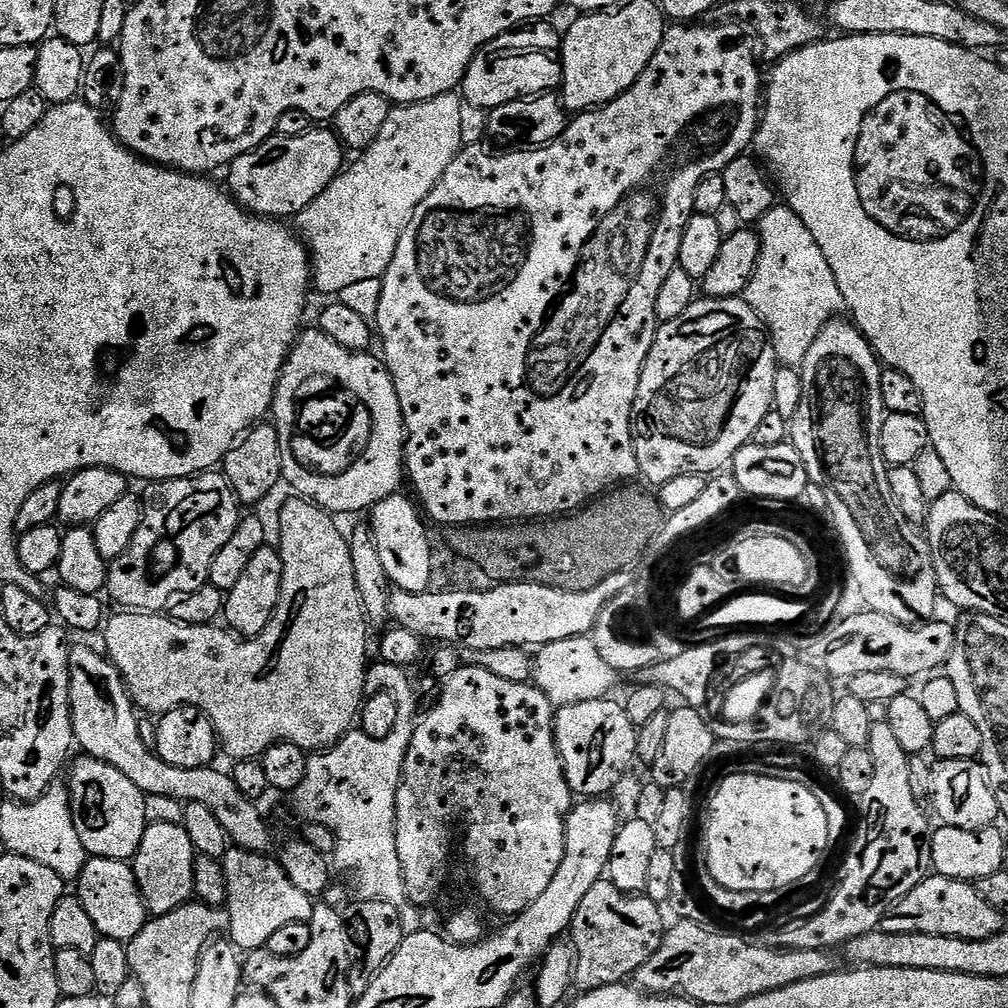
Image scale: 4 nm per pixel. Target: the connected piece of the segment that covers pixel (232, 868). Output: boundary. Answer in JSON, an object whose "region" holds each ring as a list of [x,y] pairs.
{"region":[[[232,846],[222,859],[228,891],[226,932],[231,943],[244,954],[256,954],[252,952],[259,948],[267,949],[270,938],[281,926],[290,922],[307,924],[312,919],[313,897],[302,894],[302,890],[286,878],[286,870],[282,870],[279,859],[272,857],[271,860],[270,857],[262,852]]]}

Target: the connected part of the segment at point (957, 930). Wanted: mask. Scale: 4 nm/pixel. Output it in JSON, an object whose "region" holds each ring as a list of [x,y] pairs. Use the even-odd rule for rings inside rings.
{"region":[[[929,874],[906,898],[896,903],[895,908],[885,916],[879,931],[890,934],[942,934],[967,940],[985,940],[1005,927],[1005,917],[1001,916],[982,894],[978,894],[975,883],[955,880],[945,876]]]}

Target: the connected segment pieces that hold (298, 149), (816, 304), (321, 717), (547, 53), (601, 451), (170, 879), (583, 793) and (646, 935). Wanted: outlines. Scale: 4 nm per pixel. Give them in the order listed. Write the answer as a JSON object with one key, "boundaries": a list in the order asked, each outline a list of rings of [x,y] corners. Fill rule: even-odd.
{"boundaries":[[[[313,126],[297,136],[273,135],[254,150],[233,160],[226,187],[240,207],[253,216],[295,218],[345,167],[346,149],[328,126]]],[[[780,202],[758,221],[760,257],[743,299],[758,314],[768,331],[781,365],[796,366],[814,346],[814,338],[826,322],[837,319],[845,311],[842,290],[830,270],[830,262],[822,255],[814,234],[806,230],[806,222]]],[[[291,498],[284,504],[280,512],[280,544],[278,551],[284,563],[282,574],[282,590],[280,601],[276,607],[276,613],[272,620],[262,630],[262,634],[251,638],[241,638],[231,630],[225,630],[220,626],[210,624],[180,624],[168,614],[153,614],[150,612],[137,612],[135,610],[117,611],[117,616],[109,615],[102,628],[104,636],[104,648],[113,666],[120,671],[124,683],[128,685],[128,691],[133,694],[141,692],[148,704],[164,704],[168,706],[191,706],[200,708],[211,718],[219,743],[232,755],[233,761],[254,760],[263,757],[264,751],[275,744],[293,744],[305,750],[323,750],[336,744],[357,723],[360,709],[366,699],[364,692],[364,679],[368,676],[368,628],[370,621],[364,611],[360,595],[358,594],[358,582],[354,582],[354,562],[350,562],[350,550],[348,549],[349,537],[344,536],[336,529],[336,524],[331,515],[313,504],[311,500],[303,498]]],[[[536,22],[502,34],[481,48],[464,75],[462,96],[471,107],[473,104],[476,108],[491,110],[506,106],[506,102],[555,93],[563,82],[561,33],[556,33],[548,22]]],[[[684,22],[673,23],[665,31],[662,46],[658,46],[654,58],[650,58],[650,66],[646,66],[646,70],[642,70],[638,82],[634,82],[634,86],[630,86],[630,90],[626,90],[621,96],[611,100],[609,104],[579,113],[569,123],[568,129],[554,142],[541,144],[531,150],[500,151],[504,153],[487,152],[482,145],[472,143],[461,148],[460,153],[454,158],[454,162],[450,162],[446,174],[442,174],[438,186],[434,186],[434,190],[430,190],[430,194],[422,202],[422,206],[418,206],[418,210],[414,210],[414,218],[410,218],[410,226],[406,226],[406,230],[398,242],[398,250],[394,250],[394,258],[388,269],[384,271],[382,283],[379,285],[379,287],[381,286],[380,301],[376,304],[374,328],[378,333],[378,344],[384,347],[382,359],[388,367],[388,372],[392,375],[394,390],[398,390],[398,402],[402,406],[404,415],[404,431],[406,433],[404,463],[407,479],[410,484],[412,480],[413,486],[416,487],[423,511],[429,517],[432,515],[438,523],[444,524],[443,526],[483,526],[493,522],[532,522],[539,518],[555,518],[571,514],[593,498],[599,497],[625,482],[635,481],[632,479],[637,479],[640,476],[638,458],[632,441],[632,407],[634,398],[638,394],[642,366],[650,354],[650,346],[654,346],[658,327],[654,302],[658,302],[658,290],[662,290],[662,282],[666,282],[670,270],[674,270],[679,265],[682,234],[686,230],[688,220],[694,215],[694,190],[698,190],[698,182],[702,182],[702,178],[707,176],[722,173],[724,168],[730,166],[735,159],[749,151],[748,148],[755,141],[756,128],[760,124],[762,115],[762,72],[760,76],[760,68],[756,65],[757,53],[756,56],[752,53],[752,44],[744,37],[745,26],[739,22],[731,22],[713,23],[711,26],[699,26],[700,28],[692,27],[696,26],[689,26]]],[[[149,823],[142,834],[142,846],[138,846],[131,866],[136,875],[138,890],[152,916],[170,914],[170,910],[178,910],[193,899],[196,891],[194,862],[197,855],[183,824]]],[[[613,698],[578,702],[563,705],[555,713],[556,745],[560,751],[560,761],[564,767],[564,777],[570,790],[580,798],[604,798],[608,791],[624,776],[624,771],[636,760],[637,725],[630,722],[627,707]]],[[[606,878],[590,886],[590,894],[582,898],[570,929],[575,987],[587,990],[627,981],[664,941],[666,923],[660,912],[661,905],[648,896],[618,890]]]]}

